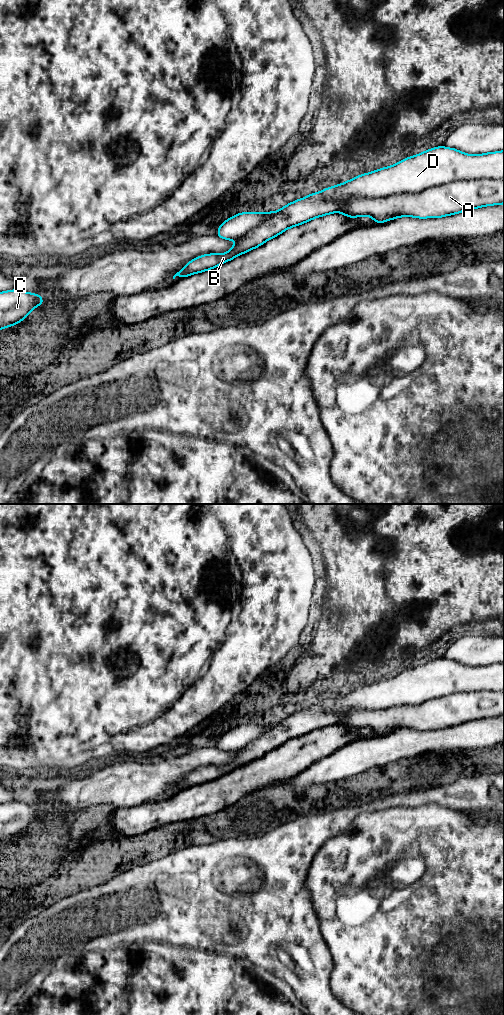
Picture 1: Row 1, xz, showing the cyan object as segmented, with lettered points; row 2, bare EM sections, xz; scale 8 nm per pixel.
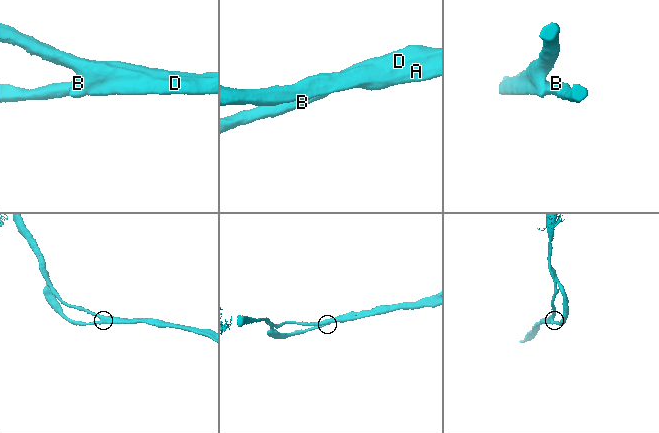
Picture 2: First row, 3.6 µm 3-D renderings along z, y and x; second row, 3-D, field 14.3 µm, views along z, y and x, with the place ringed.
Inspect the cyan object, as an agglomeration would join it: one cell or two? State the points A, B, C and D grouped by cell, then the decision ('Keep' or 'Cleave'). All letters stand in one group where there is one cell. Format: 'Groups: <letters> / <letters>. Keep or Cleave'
Groups: A / B C D. Cleave

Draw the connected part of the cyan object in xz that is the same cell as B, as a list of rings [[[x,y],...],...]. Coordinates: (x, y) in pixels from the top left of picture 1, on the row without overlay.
[[[443,657],[438,658],[427,663],[424,663],[418,667],[407,669],[392,678],[377,681],[376,683],[370,685],[358,687],[345,695],[340,695],[334,699],[328,699],[320,704],[309,706],[305,710],[298,711],[294,714],[285,717],[282,721],[277,722],[264,735],[253,740],[245,747],[239,749],[237,755],[228,764],[224,766],[210,765],[198,768],[195,771],[189,773],[187,776],[185,776],[185,778],[173,788],[173,791],[175,791],[176,788],[178,788],[180,791],[185,790],[189,787],[205,784],[207,782],[211,782],[215,779],[218,779],[221,776],[228,774],[241,766],[244,766],[252,761],[261,758],[266,753],[278,748],[282,744],[286,743],[288,740],[296,739],[300,736],[307,735],[309,732],[336,724],[341,716],[345,716],[346,714],[355,709],[387,709],[392,707],[399,707],[401,705],[418,705],[424,703],[427,700],[432,700],[437,697],[449,696],[453,693],[479,692],[484,690],[504,691],[504,662],[499,664],[488,664],[479,667],[470,667],[460,664],[455,660],[447,660],[444,659]]]

